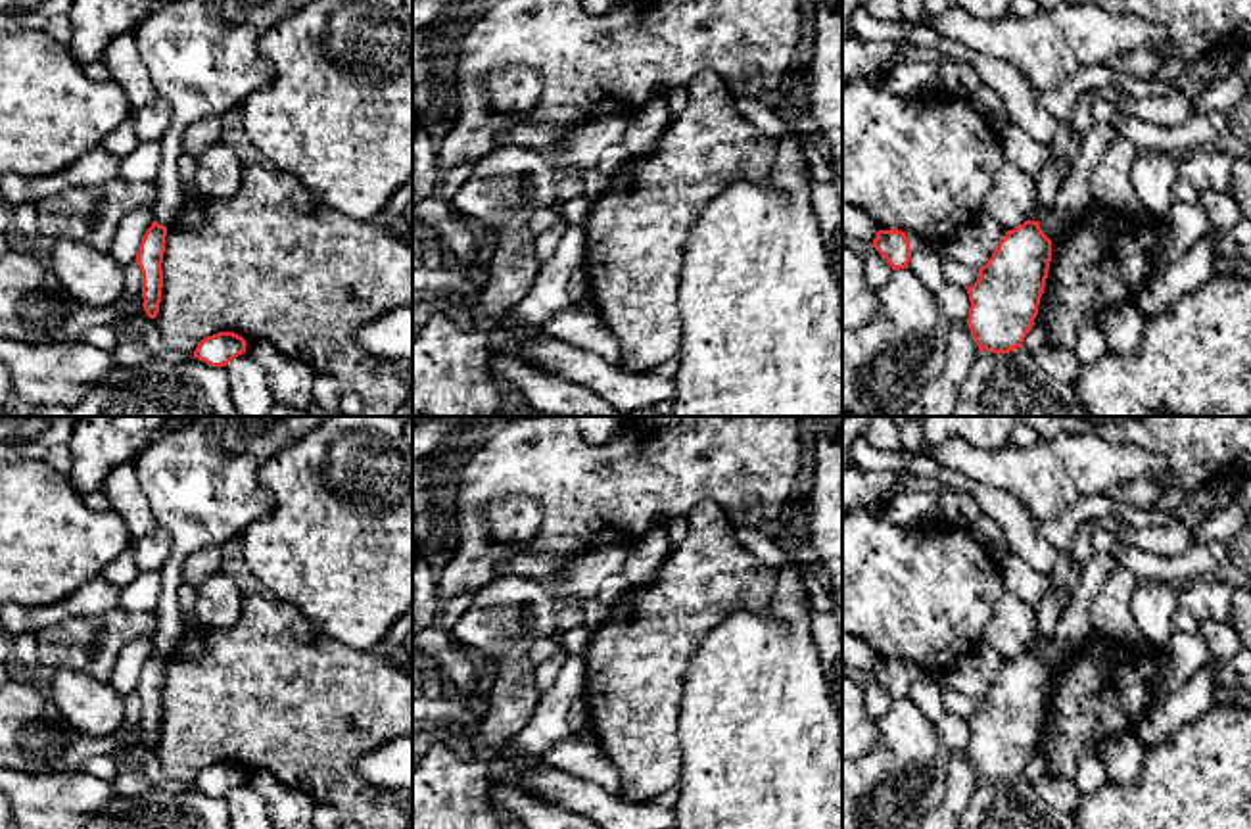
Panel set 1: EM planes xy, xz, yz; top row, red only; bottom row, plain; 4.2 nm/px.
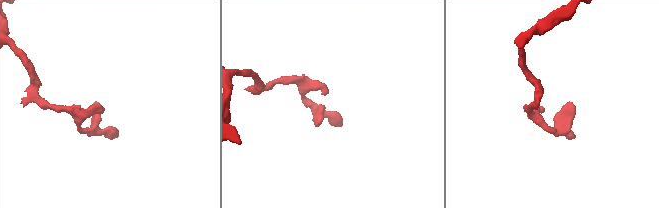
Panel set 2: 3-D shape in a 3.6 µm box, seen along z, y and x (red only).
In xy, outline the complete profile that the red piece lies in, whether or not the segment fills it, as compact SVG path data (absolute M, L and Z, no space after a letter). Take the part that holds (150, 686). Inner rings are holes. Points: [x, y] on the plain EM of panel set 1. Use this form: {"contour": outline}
{"contour": "M153 651L152 656L146 660L134 689L142 700L144 741L150 748L155 748L159 743L163 718L161 693L165 683L165 666L167 656Z"}

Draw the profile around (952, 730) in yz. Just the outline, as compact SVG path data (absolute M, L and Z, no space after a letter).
M944 712L936 722L936 733L942 745L952 750L967 750L969 746L969 723L965 718Z

